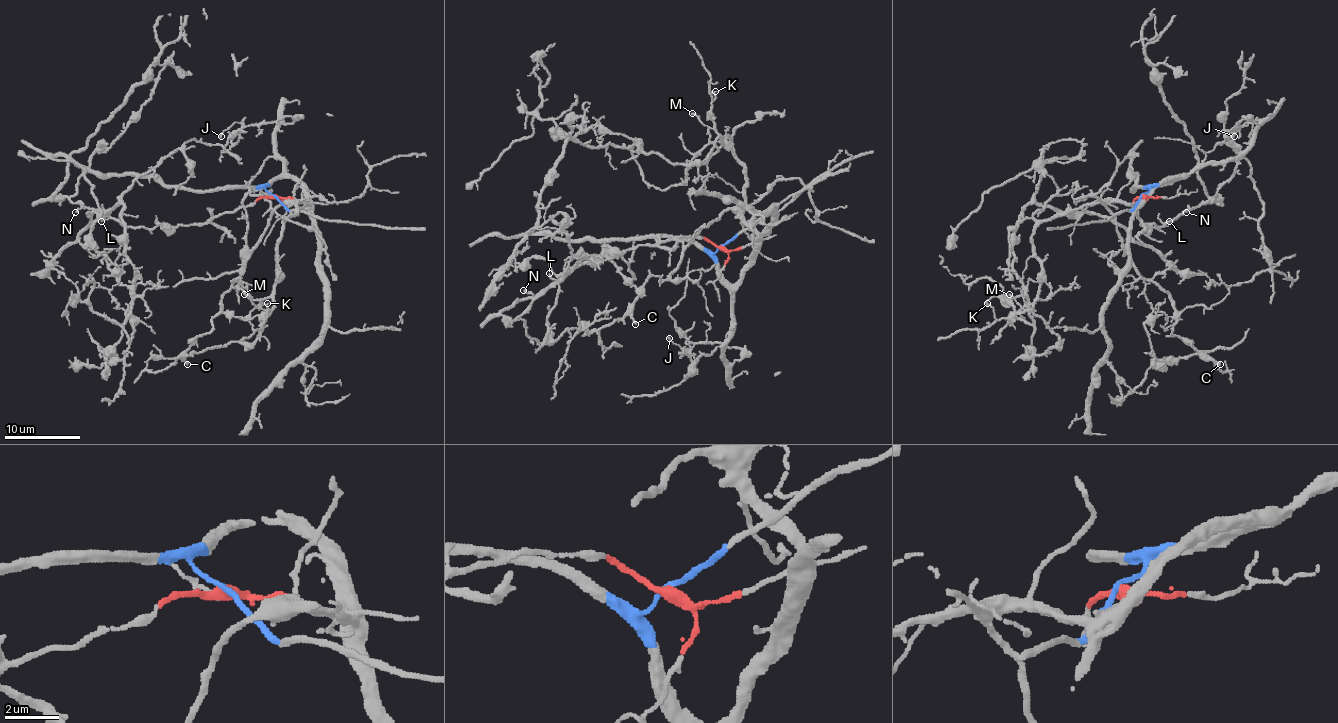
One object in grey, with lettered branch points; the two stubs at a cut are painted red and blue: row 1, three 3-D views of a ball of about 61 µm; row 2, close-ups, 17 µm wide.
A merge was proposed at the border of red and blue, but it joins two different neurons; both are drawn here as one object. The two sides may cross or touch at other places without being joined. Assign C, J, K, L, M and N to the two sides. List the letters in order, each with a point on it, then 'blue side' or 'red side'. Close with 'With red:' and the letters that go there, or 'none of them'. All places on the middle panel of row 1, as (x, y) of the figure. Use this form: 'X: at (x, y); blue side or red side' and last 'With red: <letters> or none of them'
C: at (635, 324); blue side
J: at (669, 338); blue side
K: at (715, 91); blue side
L: at (549, 273); red side
M: at (692, 113); blue side
N: at (523, 290); red side
With red: L, N

